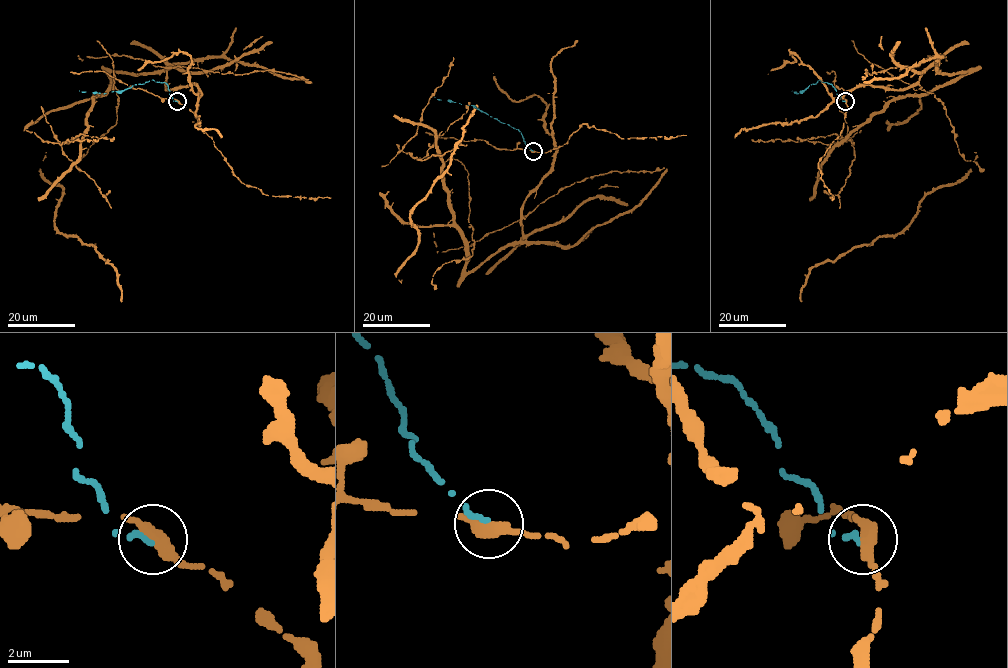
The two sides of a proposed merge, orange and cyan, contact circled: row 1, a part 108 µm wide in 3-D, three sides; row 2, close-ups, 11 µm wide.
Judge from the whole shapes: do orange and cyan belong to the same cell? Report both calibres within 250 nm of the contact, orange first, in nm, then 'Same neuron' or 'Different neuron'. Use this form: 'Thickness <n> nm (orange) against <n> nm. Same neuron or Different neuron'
Thickness 550 nm (orange) against 180 nm. Different neuron

